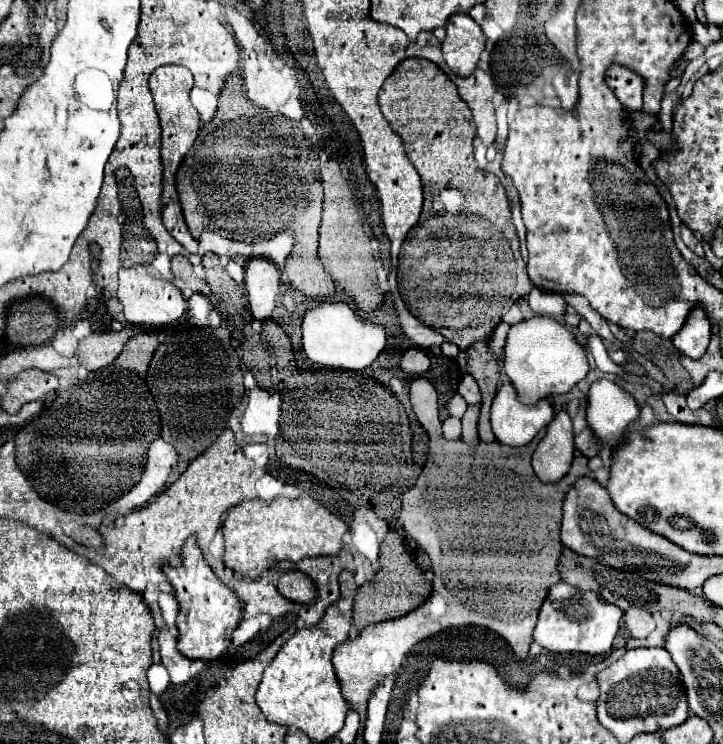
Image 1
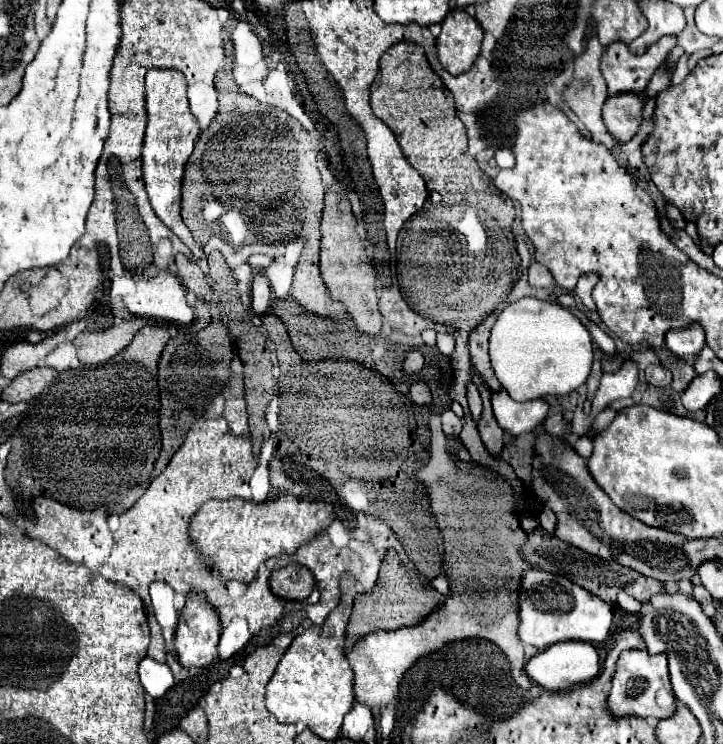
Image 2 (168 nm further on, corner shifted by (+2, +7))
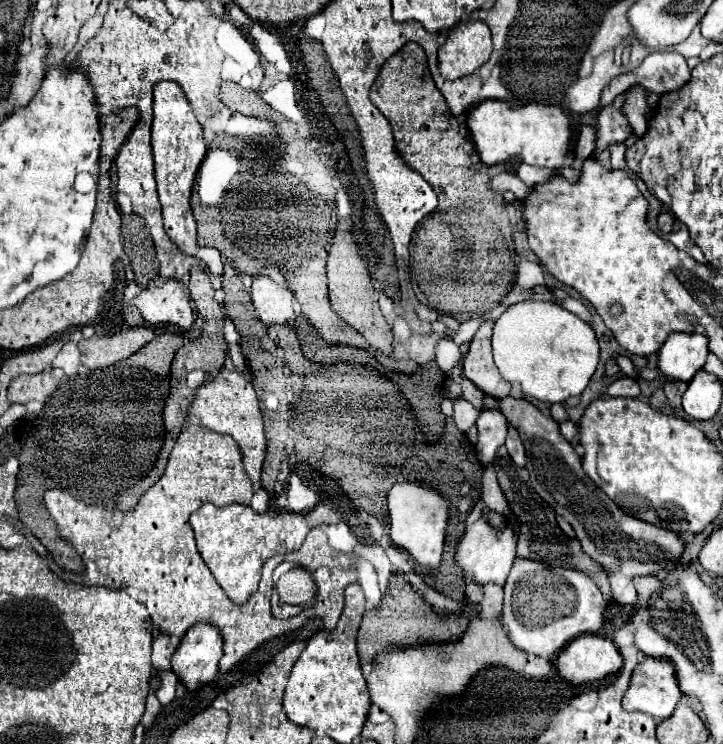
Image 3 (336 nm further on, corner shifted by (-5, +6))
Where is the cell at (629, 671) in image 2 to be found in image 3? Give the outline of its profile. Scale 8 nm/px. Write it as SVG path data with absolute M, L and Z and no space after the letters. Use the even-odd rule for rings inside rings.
M646 658L634 668L622 706L624 710L638 710L664 720L674 712L680 696L674 666L668 660Z

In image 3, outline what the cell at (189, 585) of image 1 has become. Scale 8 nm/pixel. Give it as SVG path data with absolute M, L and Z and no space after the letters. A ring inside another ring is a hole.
M196 624L184 634L174 652L172 672L178 676L182 686L198 690L202 684L214 680L222 654L220 630L212 624Z

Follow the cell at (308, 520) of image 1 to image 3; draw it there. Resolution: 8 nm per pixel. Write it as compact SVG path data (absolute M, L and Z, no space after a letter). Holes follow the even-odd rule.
M204 504L190 516L190 524L196 534L202 558L218 584L224 588L234 604L244 604L258 588L262 566L274 554L288 554L302 546L308 530L314 524L331 523L331 520L312 520L308 514L280 512L280 514L256 514L250 506L230 504L218 508Z

